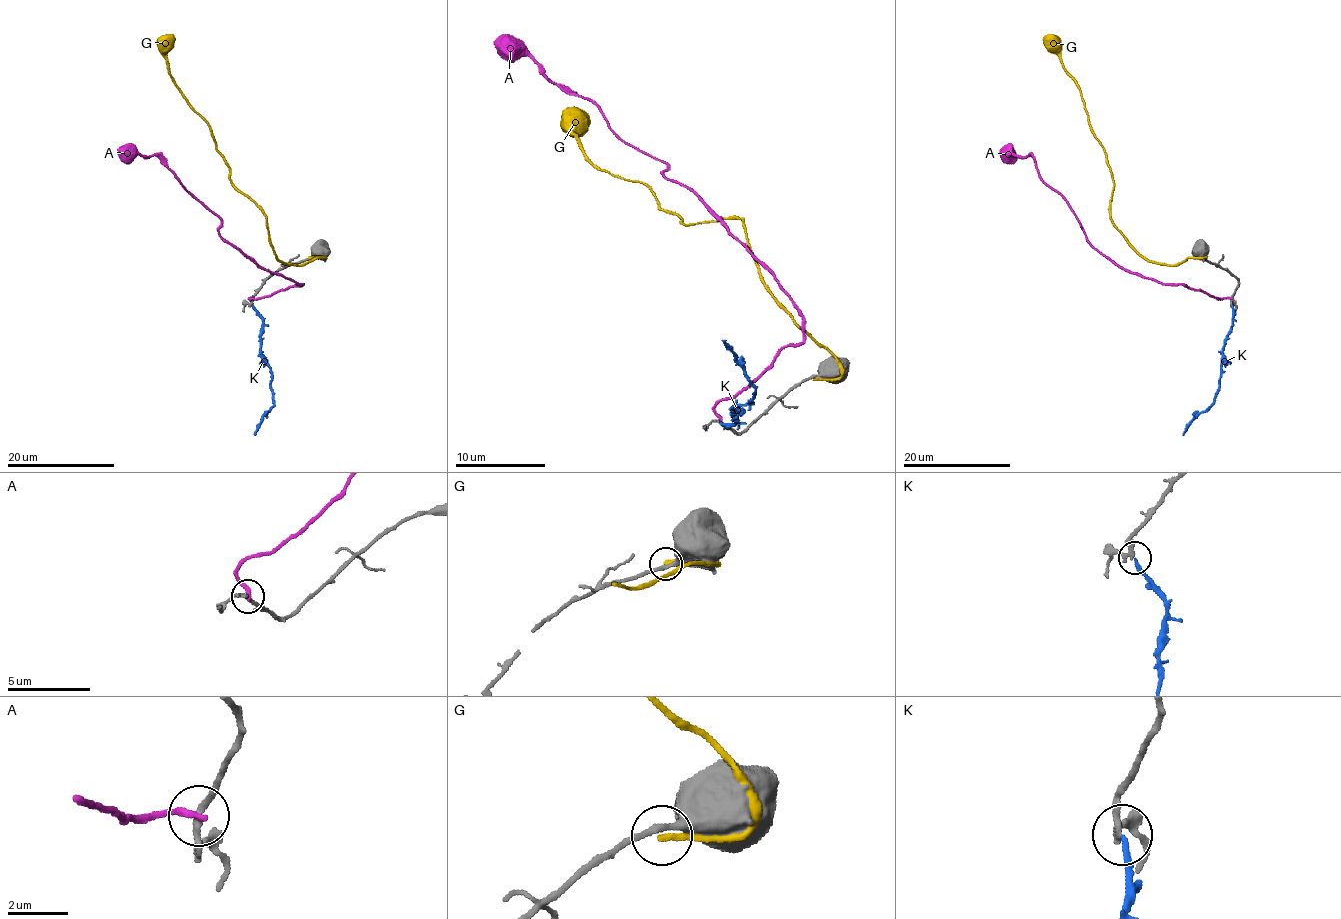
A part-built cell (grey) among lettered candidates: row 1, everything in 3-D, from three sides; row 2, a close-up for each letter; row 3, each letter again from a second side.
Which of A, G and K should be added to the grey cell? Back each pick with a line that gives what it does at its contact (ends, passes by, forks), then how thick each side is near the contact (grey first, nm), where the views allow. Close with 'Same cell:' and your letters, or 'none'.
K: it ends there; 200 nm thick on the grey side, 180 nm on the other
Same cell: K

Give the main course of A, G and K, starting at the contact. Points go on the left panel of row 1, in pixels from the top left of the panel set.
A: (253, 298), (302, 284), (264, 269), (229, 244), (218, 230), (220, 220), (156, 155), (118, 151)
G: (309, 257), (324, 257), (300, 265), (273, 249), (265, 213), (231, 182), (208, 124), (171, 76), (168, 34)
K: (253, 304), (262, 319), (261, 358), (270, 369), (273, 400), (273, 405), (254, 435)

